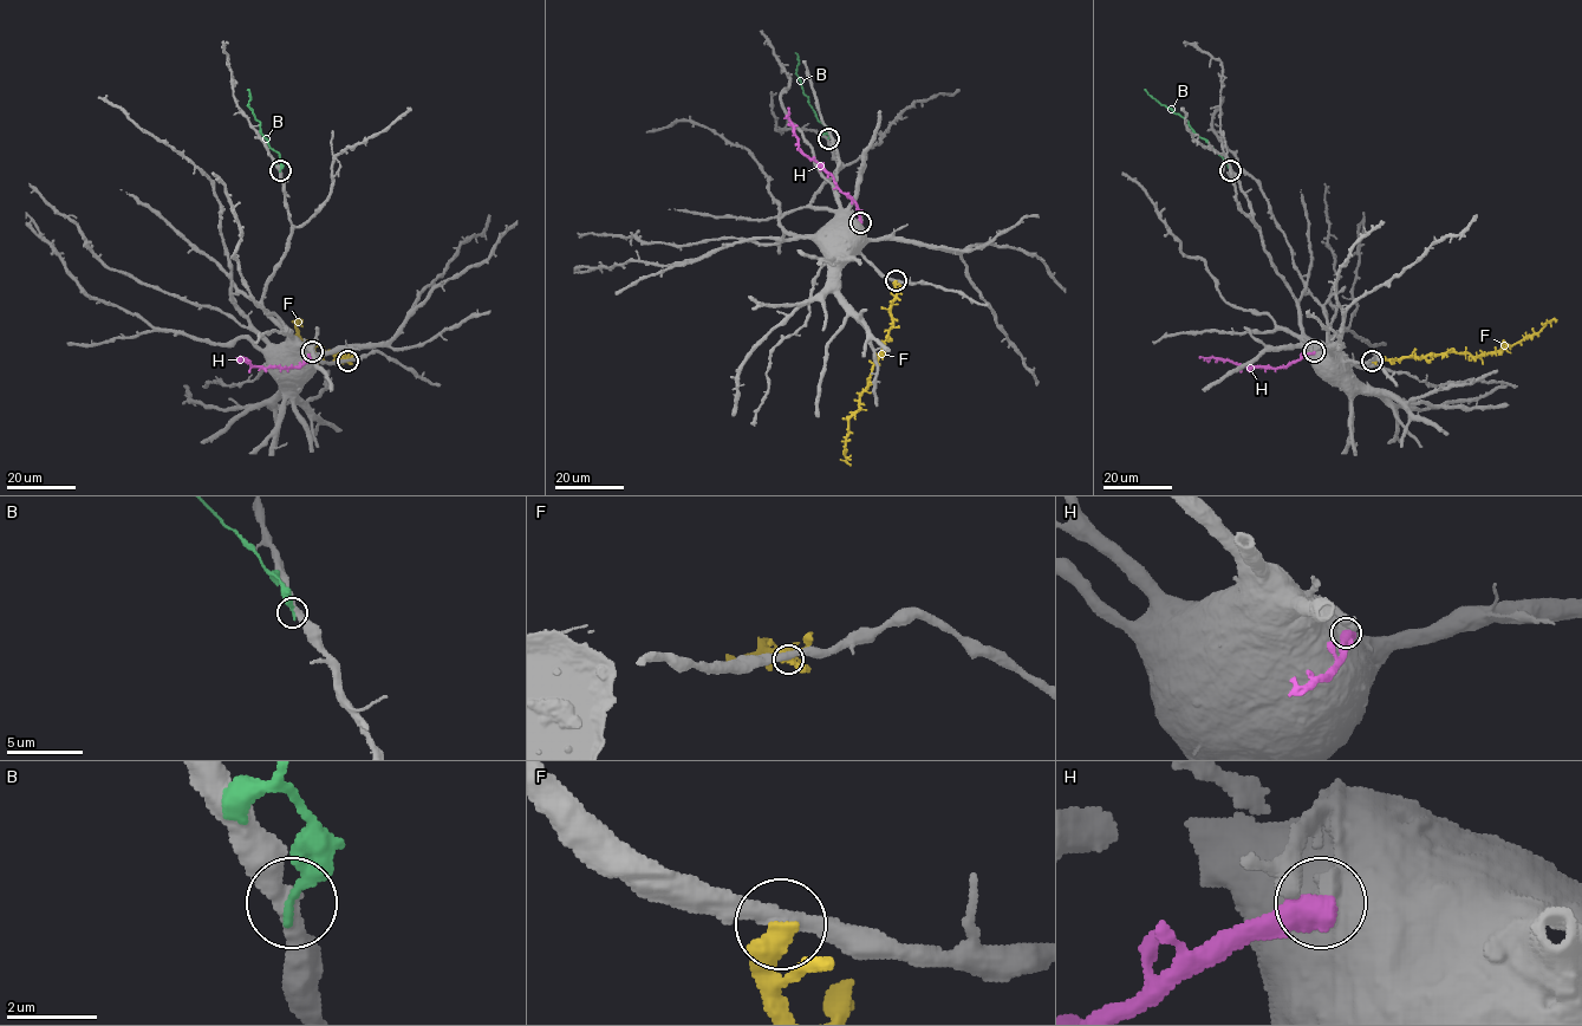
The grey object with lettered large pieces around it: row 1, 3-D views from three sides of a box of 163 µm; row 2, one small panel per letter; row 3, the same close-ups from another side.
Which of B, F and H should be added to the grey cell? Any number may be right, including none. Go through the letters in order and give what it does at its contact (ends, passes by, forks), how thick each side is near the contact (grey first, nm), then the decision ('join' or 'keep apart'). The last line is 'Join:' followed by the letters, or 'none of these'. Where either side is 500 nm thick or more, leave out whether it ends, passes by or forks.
B: it ends; calibres 440 and 280 nm; keep apart
F: it ends; calibres 400 and 480 nm; keep apart
H: calibres 650 and 700 nm; keep apart
Join: none of these

